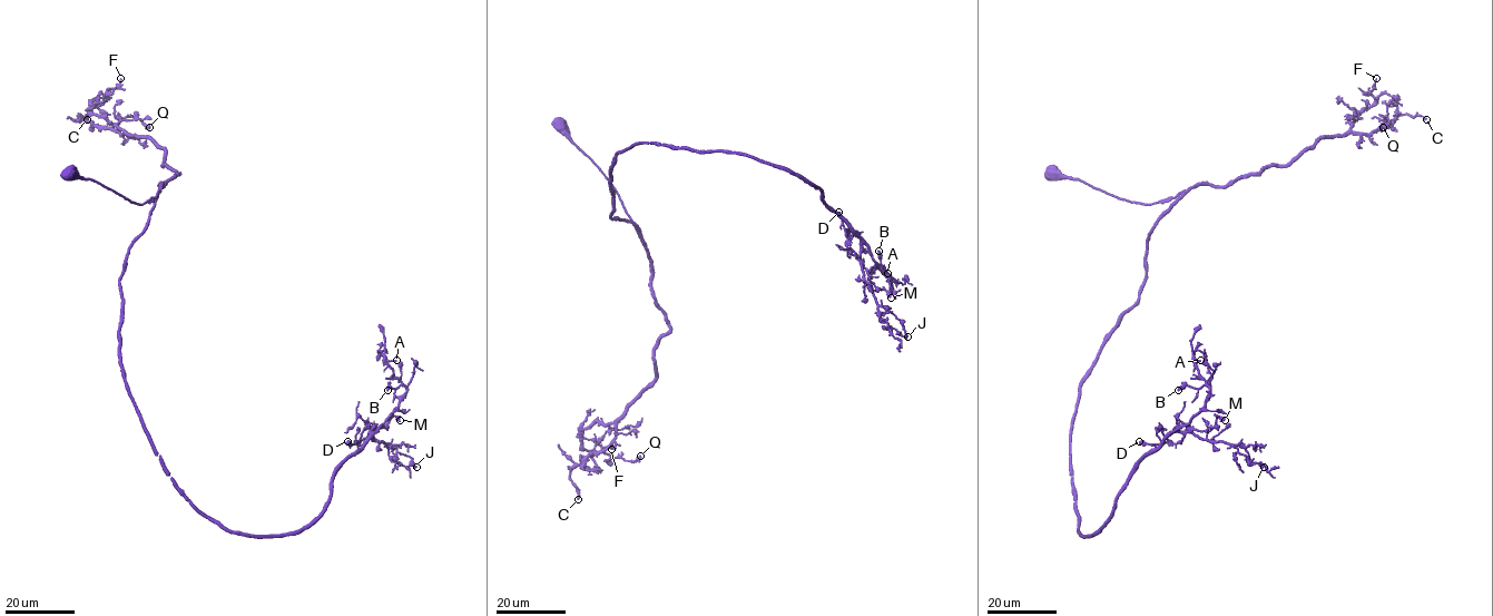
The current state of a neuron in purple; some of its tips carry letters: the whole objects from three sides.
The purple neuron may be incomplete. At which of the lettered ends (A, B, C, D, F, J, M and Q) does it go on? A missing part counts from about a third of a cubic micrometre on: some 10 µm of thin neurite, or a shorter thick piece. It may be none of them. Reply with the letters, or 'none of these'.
M

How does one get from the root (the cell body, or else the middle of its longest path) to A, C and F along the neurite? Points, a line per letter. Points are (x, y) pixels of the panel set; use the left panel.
A: (71, 174), (156, 195), (120, 280), (120, 364), (163, 467), (212, 520), (307, 526), (399, 406), (396, 360)
C: (71, 174), (139, 204), (178, 175), (164, 166), (164, 152), (150, 139), (98, 128), (87, 119)
F: (71, 174), (139, 204), (178, 175), (164, 166), (164, 152), (150, 139), (130, 136), (91, 111), (120, 78)

